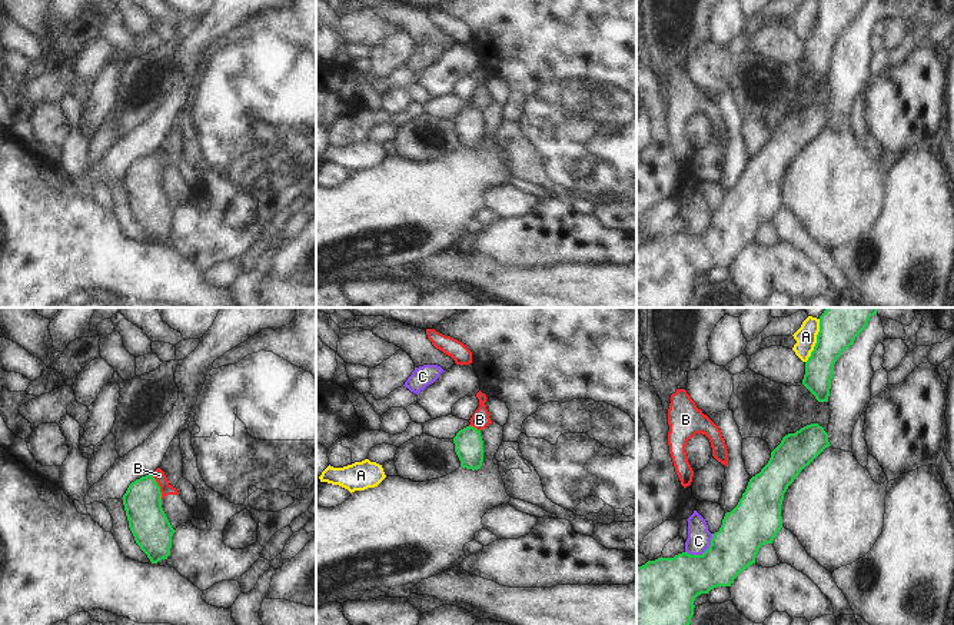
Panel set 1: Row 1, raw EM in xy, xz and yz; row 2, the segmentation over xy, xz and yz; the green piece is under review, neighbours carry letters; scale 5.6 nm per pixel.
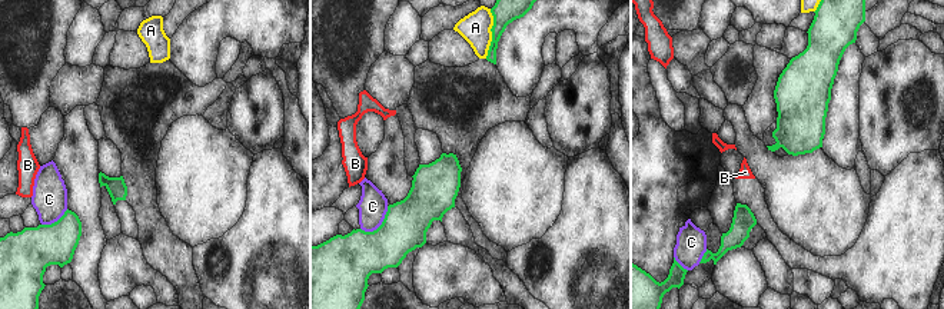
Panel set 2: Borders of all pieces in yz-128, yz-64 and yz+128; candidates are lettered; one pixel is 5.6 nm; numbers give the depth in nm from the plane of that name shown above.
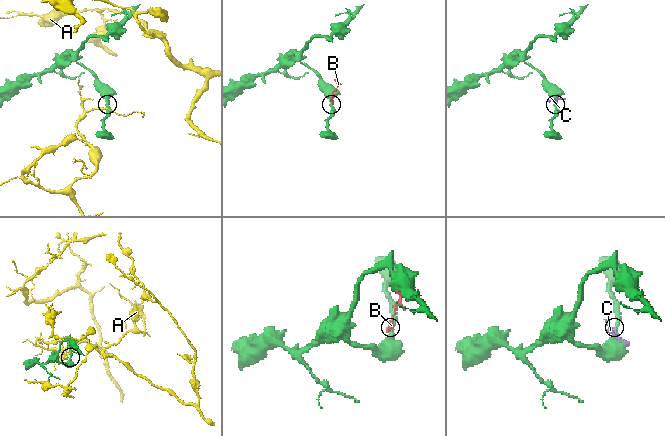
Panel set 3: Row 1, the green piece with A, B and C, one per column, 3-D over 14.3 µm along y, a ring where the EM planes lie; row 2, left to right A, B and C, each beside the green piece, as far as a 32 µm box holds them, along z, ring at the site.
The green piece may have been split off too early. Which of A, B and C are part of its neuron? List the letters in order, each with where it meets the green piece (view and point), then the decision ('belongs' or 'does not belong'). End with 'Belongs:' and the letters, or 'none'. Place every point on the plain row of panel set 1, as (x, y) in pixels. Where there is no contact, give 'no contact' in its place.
A: yz (817, 22) | does not belong
B: xy (159, 166) | does not belong
C: yz (704, 232) | does not belong
Belongs: none

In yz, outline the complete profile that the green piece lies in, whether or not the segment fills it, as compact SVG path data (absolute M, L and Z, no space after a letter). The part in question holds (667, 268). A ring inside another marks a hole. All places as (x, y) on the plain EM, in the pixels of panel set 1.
M818 103L785 114L771 132L768 143L749 159L738 184L725 193L719 210L712 213L711 225L702 235L682 232L636 246L636 307L688 307L695 277L717 266L731 266L744 249L755 243L758 229L772 223L782 207L784 173L800 152L828 126L828 113Z

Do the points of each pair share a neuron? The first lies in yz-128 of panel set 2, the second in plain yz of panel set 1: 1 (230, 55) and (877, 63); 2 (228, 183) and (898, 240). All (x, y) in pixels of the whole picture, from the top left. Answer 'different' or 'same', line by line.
1: different
2: different

